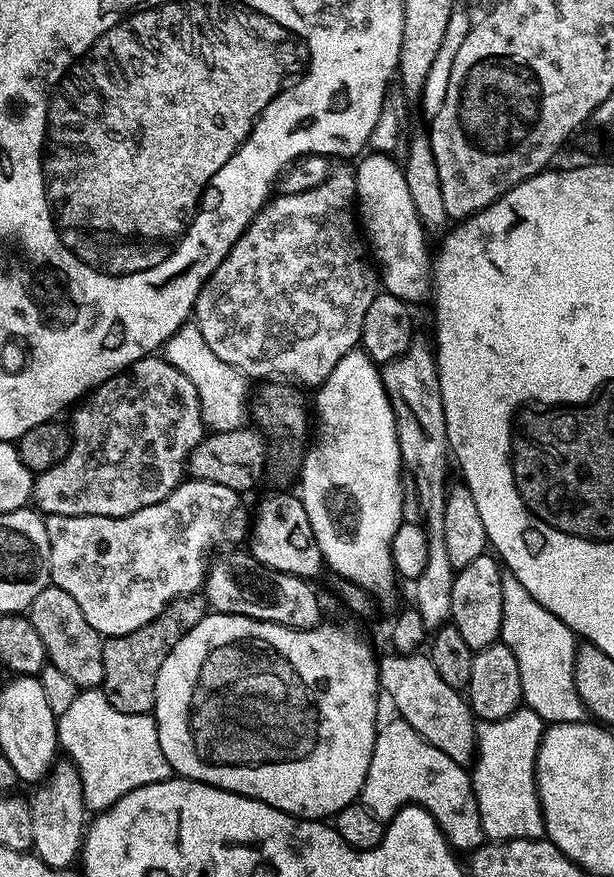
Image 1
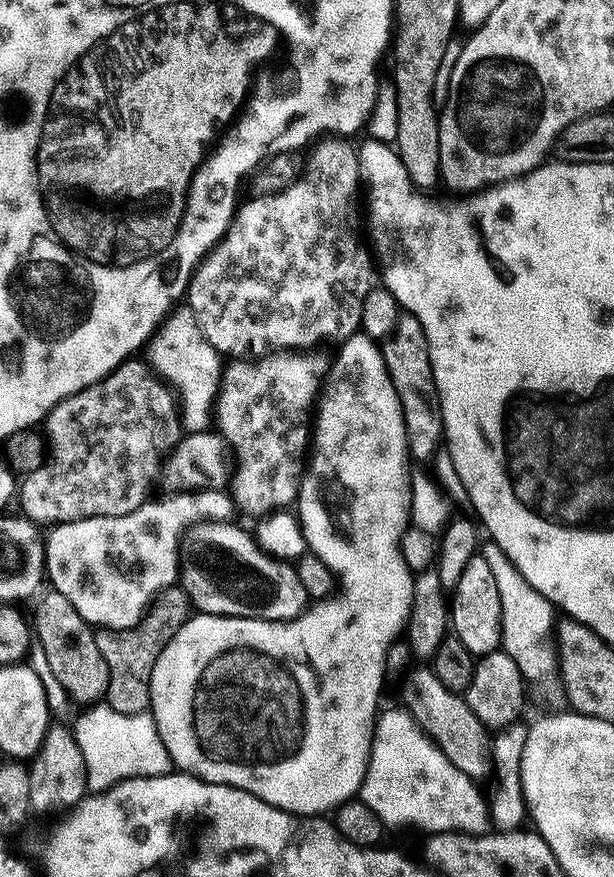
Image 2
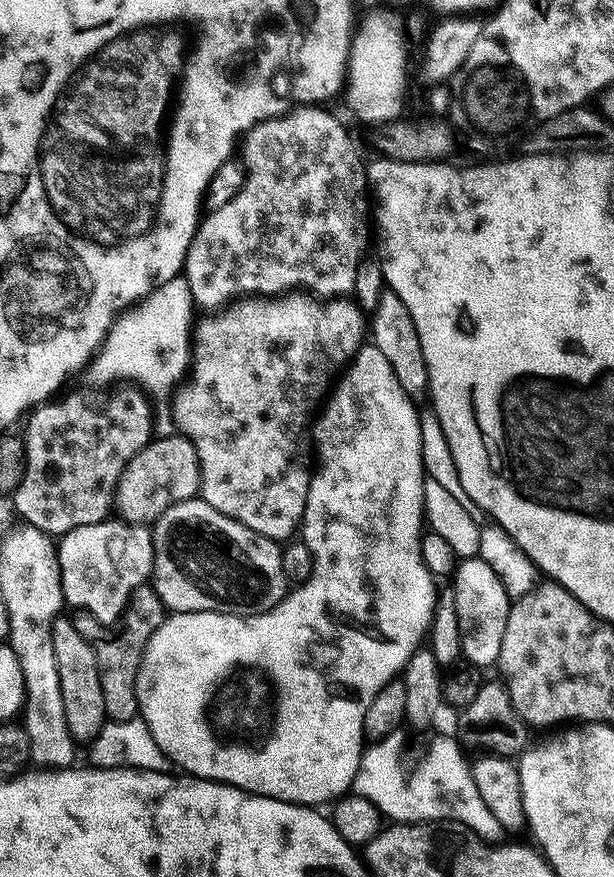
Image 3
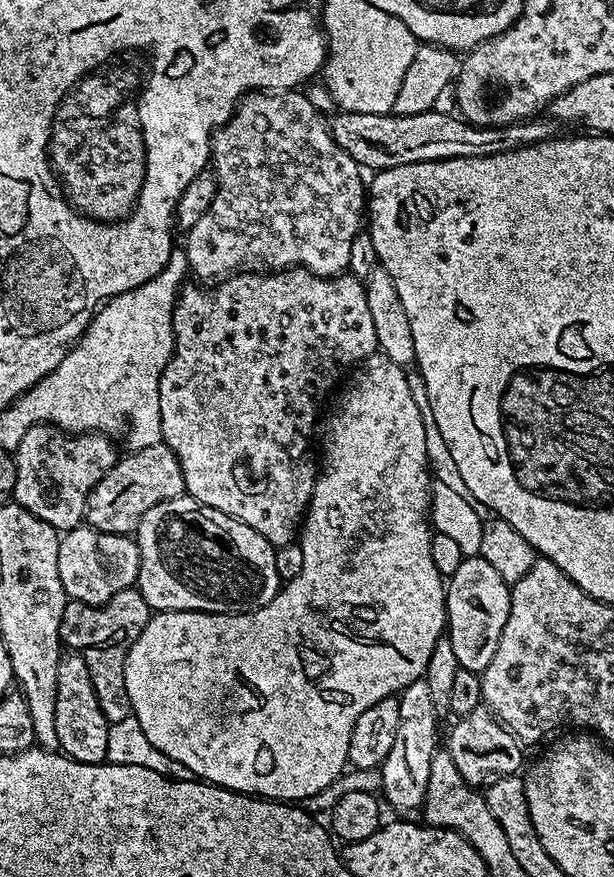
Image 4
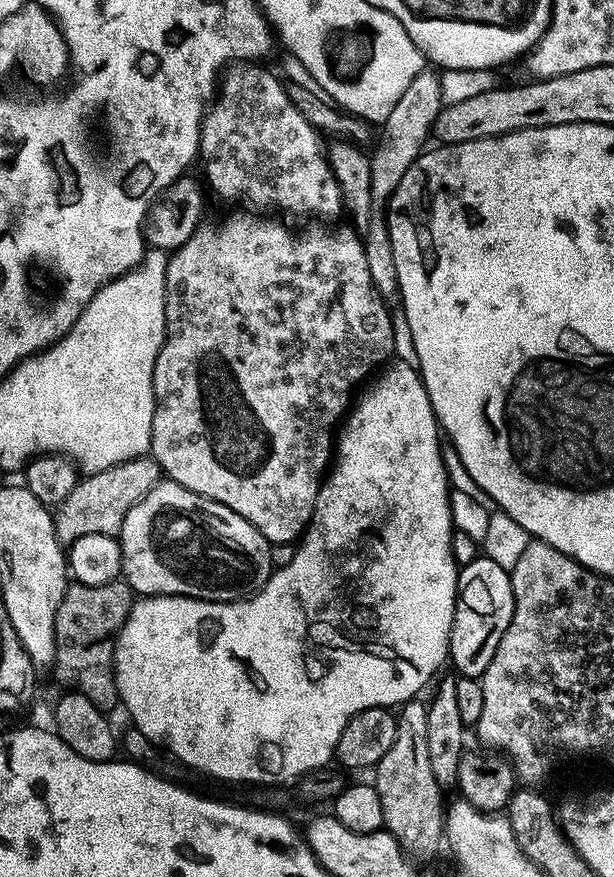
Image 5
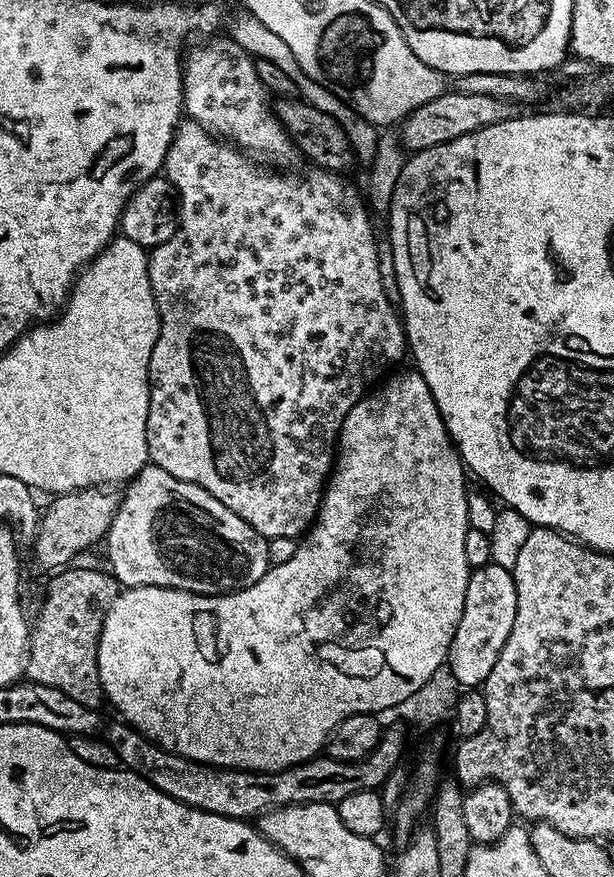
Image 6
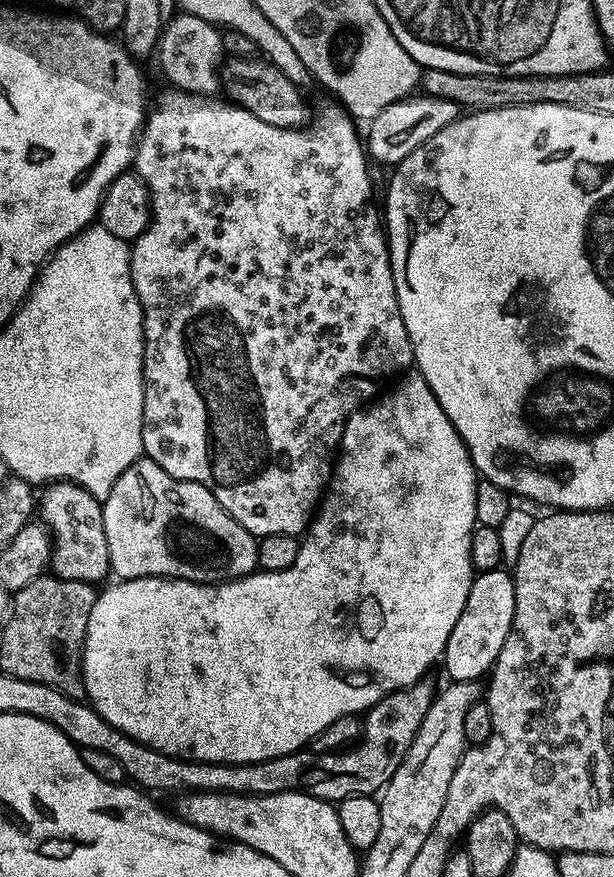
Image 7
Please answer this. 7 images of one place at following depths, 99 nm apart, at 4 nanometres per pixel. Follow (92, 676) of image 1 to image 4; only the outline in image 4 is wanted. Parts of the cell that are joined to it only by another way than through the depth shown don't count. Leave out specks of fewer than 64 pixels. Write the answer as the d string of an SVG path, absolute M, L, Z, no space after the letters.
M64 650L56 667L56 701L54 702L54 730L58 730L59 751L83 764L103 764L107 761L109 722L98 706L90 670L79 652Z

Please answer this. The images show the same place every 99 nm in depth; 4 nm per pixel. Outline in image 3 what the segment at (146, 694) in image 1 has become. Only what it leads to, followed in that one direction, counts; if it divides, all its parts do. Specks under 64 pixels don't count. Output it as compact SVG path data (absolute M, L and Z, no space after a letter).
M151 583L136 588L124 610L124 615L111 625L112 640L108 637L109 629L102 622L98 622L98 618L94 618L89 612L77 611L75 615L74 623L78 634L91 640L96 650L107 719L109 721L137 719L140 703L136 693L136 679L140 673L140 663L150 638L166 619L166 609L160 600L160 595L156 593Z

